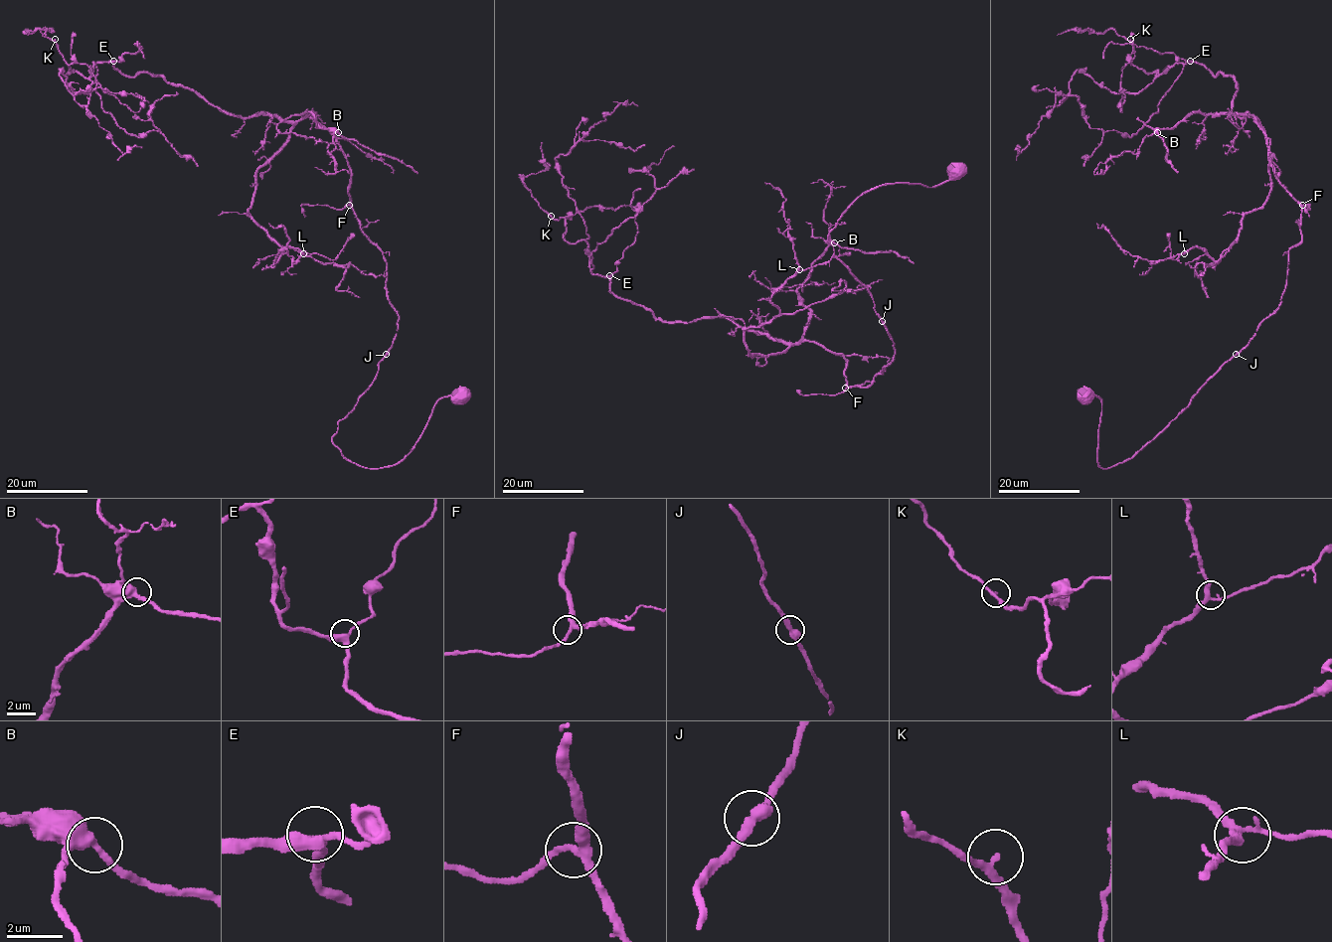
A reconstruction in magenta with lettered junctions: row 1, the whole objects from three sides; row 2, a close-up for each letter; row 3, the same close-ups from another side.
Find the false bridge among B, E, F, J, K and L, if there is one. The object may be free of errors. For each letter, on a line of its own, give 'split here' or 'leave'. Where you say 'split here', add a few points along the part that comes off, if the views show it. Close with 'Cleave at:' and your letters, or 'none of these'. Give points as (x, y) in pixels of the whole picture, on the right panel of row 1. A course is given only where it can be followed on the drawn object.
B: leave
E: leave
F: leave
J: leave
K: leave
L: leave
Cleave at: none of these

